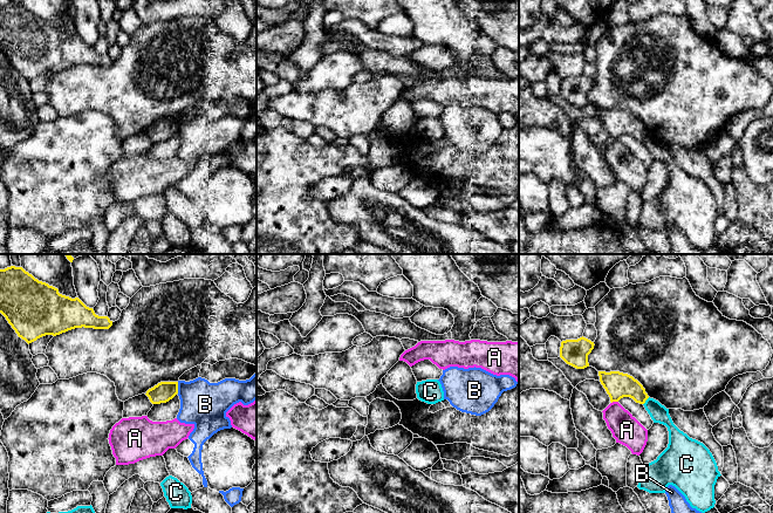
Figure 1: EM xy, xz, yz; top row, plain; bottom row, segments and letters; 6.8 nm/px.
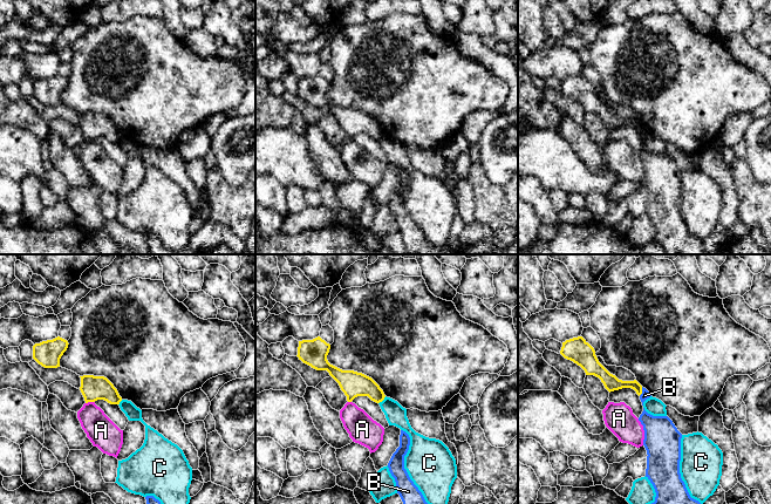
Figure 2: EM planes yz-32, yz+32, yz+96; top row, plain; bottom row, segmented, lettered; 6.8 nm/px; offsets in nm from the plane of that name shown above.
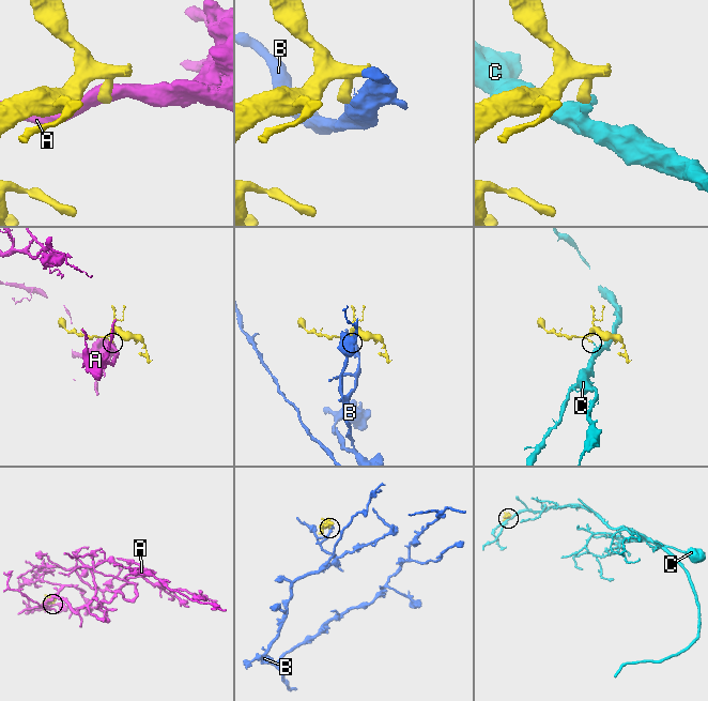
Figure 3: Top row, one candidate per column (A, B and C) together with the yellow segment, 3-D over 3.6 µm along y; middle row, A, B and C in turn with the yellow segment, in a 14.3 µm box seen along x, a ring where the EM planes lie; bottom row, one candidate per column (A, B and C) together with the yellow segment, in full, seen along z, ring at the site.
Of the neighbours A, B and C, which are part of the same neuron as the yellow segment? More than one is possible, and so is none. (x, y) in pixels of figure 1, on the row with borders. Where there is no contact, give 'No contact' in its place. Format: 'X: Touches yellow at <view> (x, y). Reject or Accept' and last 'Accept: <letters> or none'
A: Touches yellow at yz (614, 401). Reject
B: Touches yellow at xy (177, 388). Reject
C: Touches yellow at yz (645, 399). Reject
Accept: none

